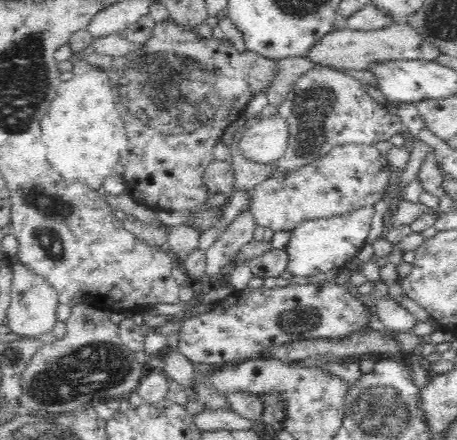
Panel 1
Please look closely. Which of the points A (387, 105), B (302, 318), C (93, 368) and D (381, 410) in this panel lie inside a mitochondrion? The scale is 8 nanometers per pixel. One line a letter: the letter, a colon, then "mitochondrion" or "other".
A: other
B: mitochondrion
C: mitochondrion
D: mitochondrion

